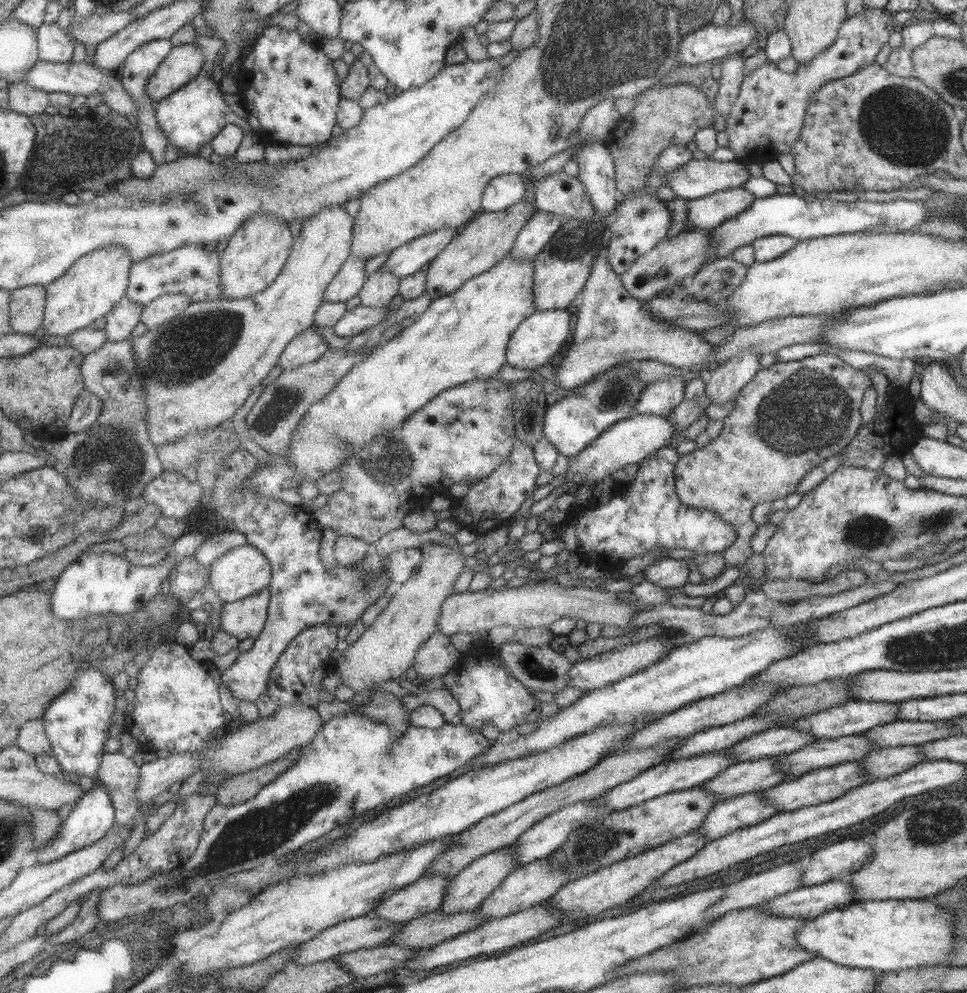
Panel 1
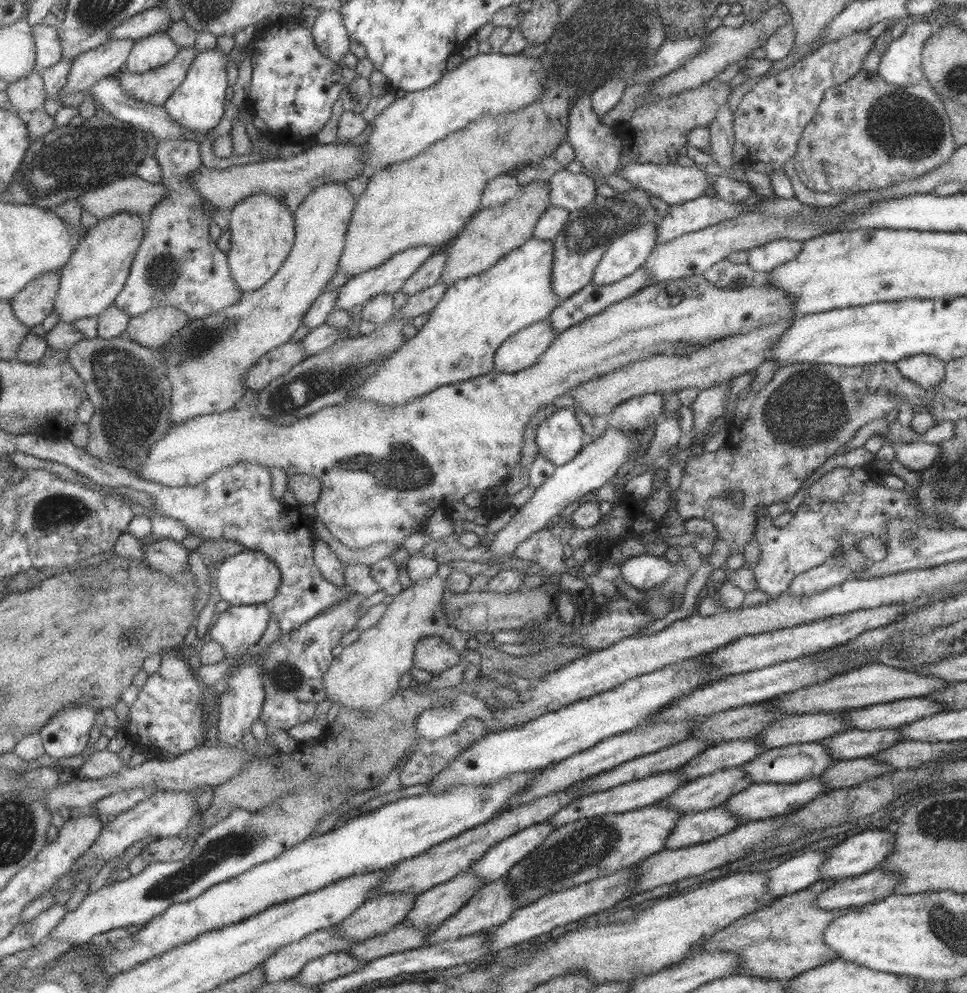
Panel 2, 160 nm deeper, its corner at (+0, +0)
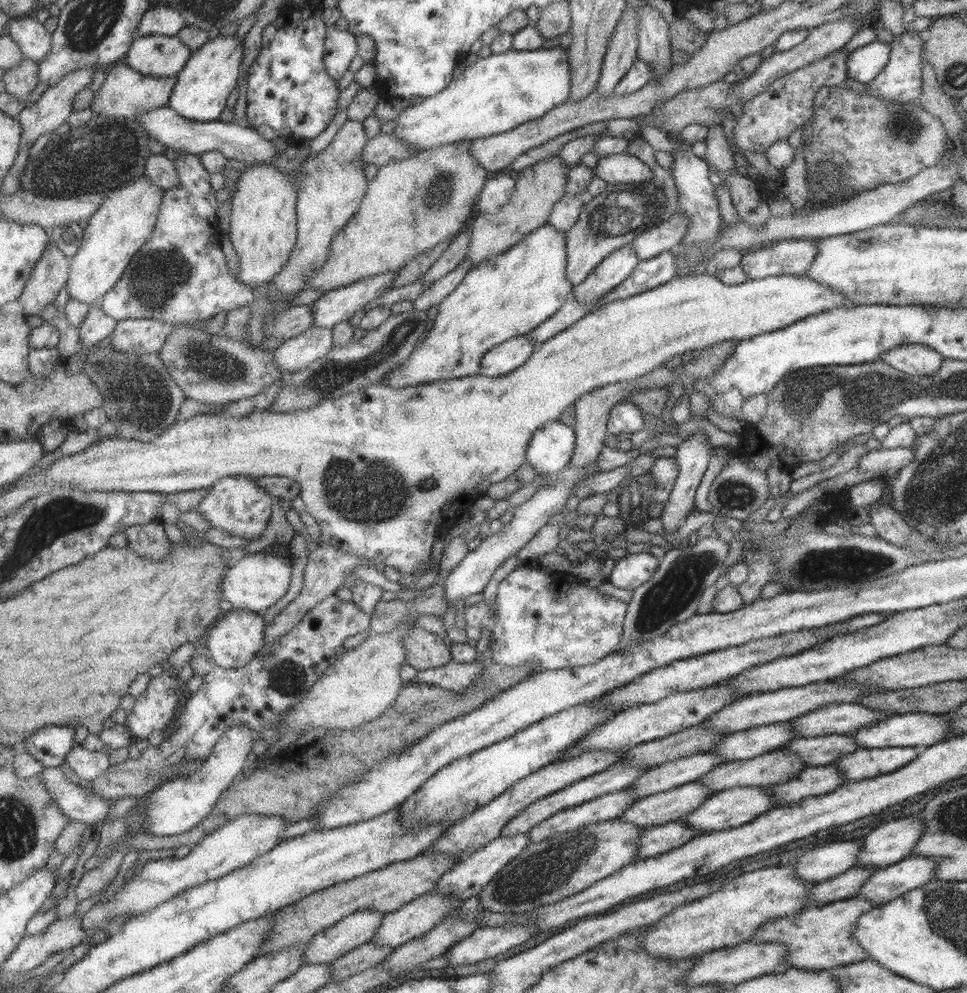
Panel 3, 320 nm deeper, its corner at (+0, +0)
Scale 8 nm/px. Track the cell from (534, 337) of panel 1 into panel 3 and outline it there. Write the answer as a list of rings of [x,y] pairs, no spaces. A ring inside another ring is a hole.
[[[525,334],[495,344],[481,356],[477,375],[485,377],[507,375],[527,361],[535,346],[537,345],[531,343]]]

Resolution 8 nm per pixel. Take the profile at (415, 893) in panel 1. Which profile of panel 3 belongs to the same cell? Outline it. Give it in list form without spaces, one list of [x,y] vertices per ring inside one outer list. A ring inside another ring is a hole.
[[[357,911],[323,930],[305,944],[302,962],[329,964],[372,937],[383,915],[377,911]]]

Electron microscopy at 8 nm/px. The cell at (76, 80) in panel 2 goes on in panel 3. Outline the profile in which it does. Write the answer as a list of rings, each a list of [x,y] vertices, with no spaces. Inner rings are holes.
[[[92,66],[91,68],[80,68],[71,74],[68,74],[66,78],[62,79],[62,82],[55,86],[49,87],[33,104],[29,104],[25,107],[25,110],[17,117],[22,124],[22,138],[23,143],[34,143],[47,132],[53,132],[57,128],[61,128],[65,122],[68,122],[70,116],[74,110],[74,98],[84,88],[87,88],[92,83],[92,78],[96,73],[99,66]]]

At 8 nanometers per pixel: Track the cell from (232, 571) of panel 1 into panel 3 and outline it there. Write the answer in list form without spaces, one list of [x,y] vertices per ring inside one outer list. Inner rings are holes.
[[[249,553],[245,559],[233,563],[226,569],[222,579],[224,600],[233,604],[237,610],[249,610],[262,613],[262,610],[273,606],[287,590],[289,574],[291,574],[291,559],[276,555],[261,553]]]

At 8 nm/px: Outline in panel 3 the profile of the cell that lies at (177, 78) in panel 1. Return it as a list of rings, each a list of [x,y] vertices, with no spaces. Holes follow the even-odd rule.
[[[118,62],[108,68],[107,80],[94,95],[92,111],[94,116],[104,114],[115,118],[135,119],[140,114],[168,106],[177,81],[178,76],[144,75],[131,68],[127,62]]]

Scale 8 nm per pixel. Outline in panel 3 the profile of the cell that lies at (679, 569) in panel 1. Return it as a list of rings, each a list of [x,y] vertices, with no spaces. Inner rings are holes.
[[[648,552],[627,553],[614,560],[614,566],[606,579],[609,584],[625,590],[633,590],[642,585],[659,566],[659,558]]]

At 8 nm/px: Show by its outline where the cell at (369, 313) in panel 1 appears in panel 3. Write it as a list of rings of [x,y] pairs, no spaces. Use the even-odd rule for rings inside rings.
[[[309,327],[271,350],[271,357],[282,374],[289,375],[323,358],[331,348],[332,329]]]

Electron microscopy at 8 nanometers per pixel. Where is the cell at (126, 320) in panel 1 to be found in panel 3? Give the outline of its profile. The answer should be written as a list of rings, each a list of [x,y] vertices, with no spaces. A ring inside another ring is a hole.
[[[93,306],[78,328],[80,340],[85,347],[95,347],[101,340],[109,338],[116,331],[118,324],[119,320],[109,316],[101,306]]]

